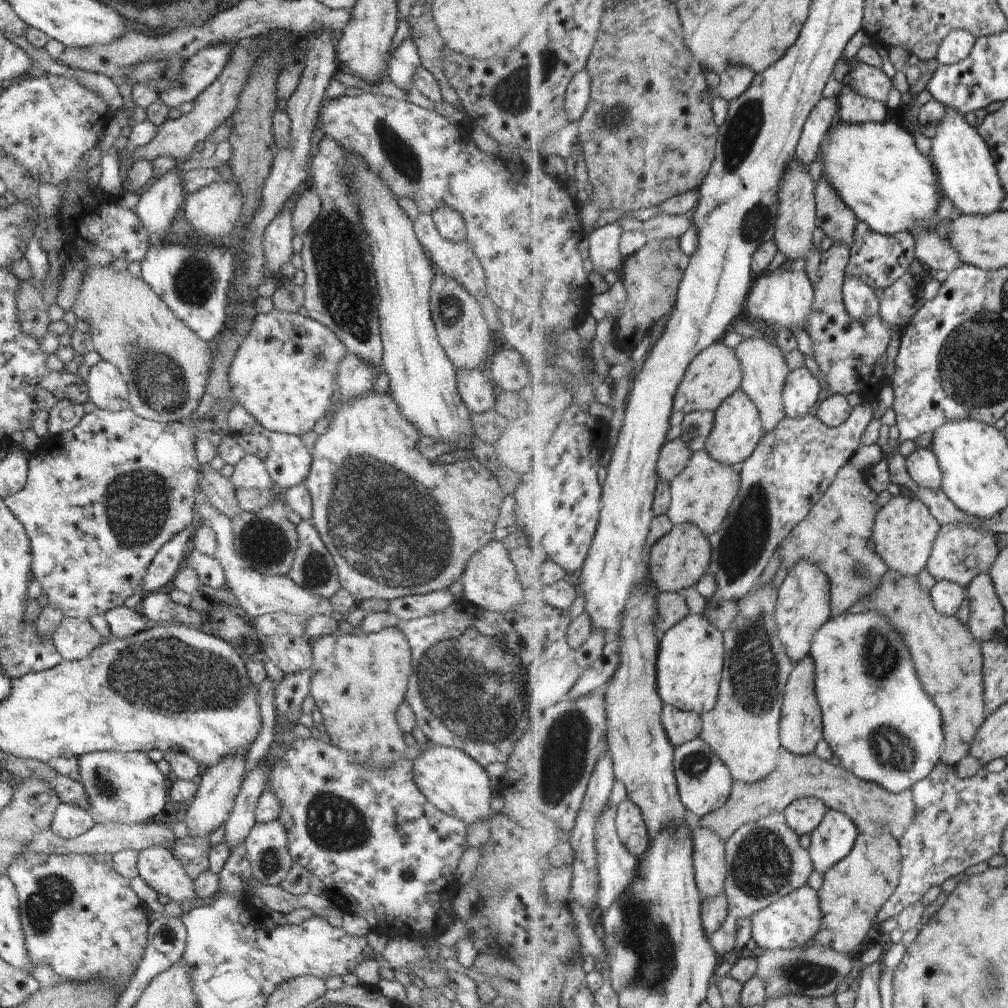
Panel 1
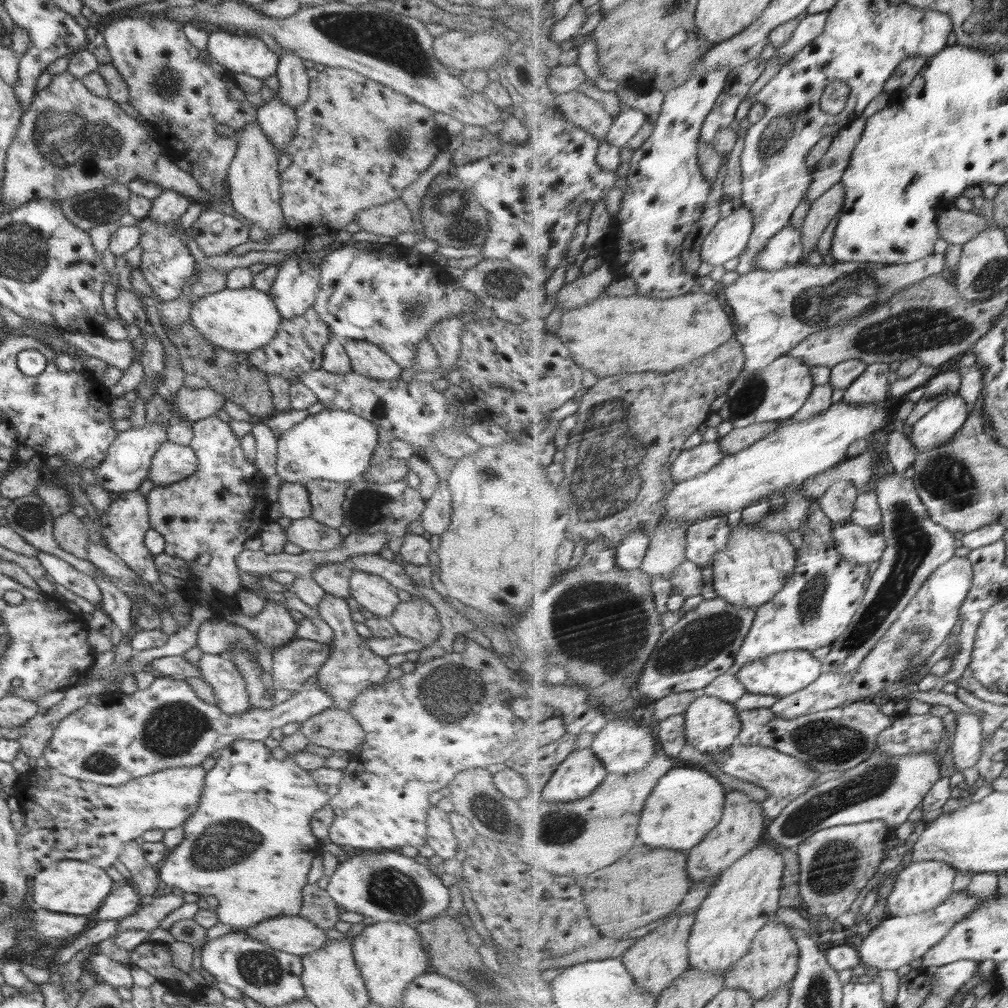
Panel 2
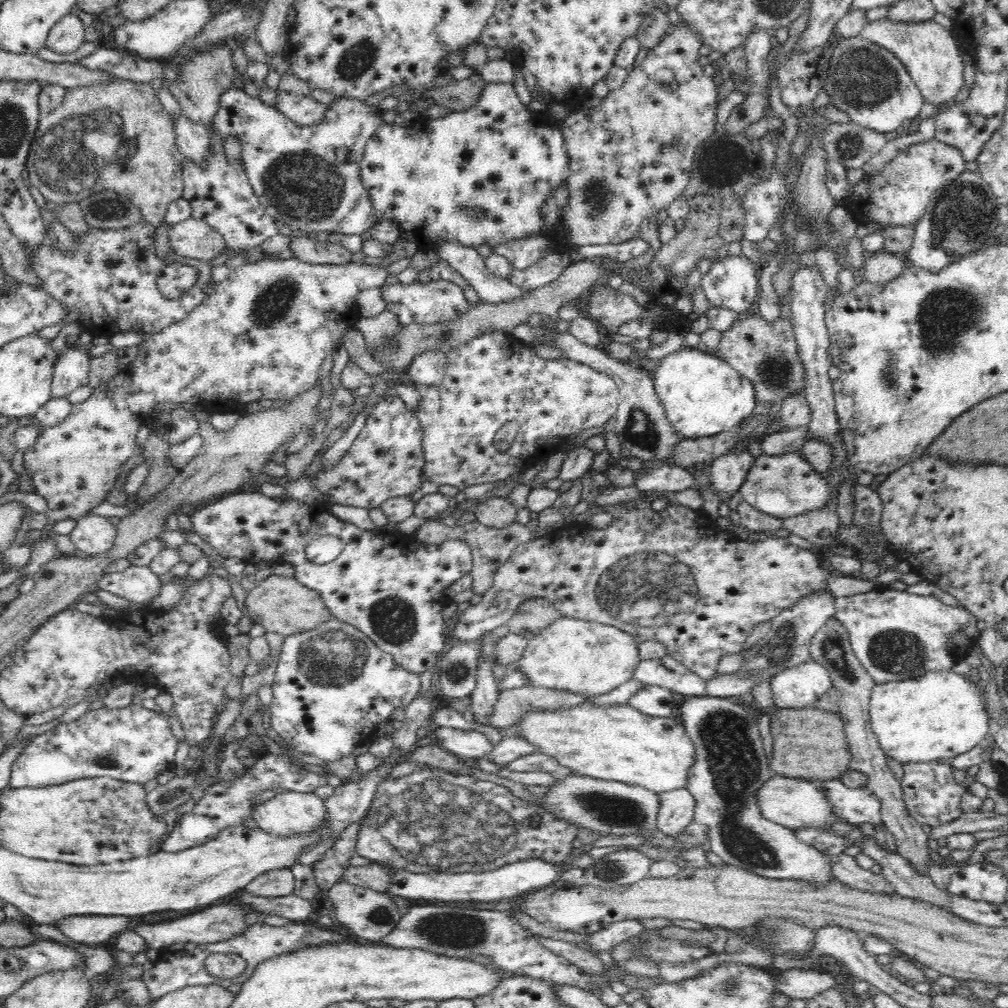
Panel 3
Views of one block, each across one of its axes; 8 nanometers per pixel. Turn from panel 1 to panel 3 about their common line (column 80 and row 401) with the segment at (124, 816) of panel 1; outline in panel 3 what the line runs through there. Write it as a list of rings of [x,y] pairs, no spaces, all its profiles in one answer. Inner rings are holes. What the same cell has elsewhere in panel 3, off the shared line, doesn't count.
[[[750,310],[747,314],[743,314],[730,330],[722,333],[715,354],[732,368],[735,368],[742,376],[748,378],[755,388],[756,402],[762,404],[762,406],[782,404],[784,398],[806,392],[806,389],[804,389],[806,388],[806,367],[804,367],[802,357],[798,353],[792,319],[788,317],[778,317],[772,324],[769,324],[757,310]]]

